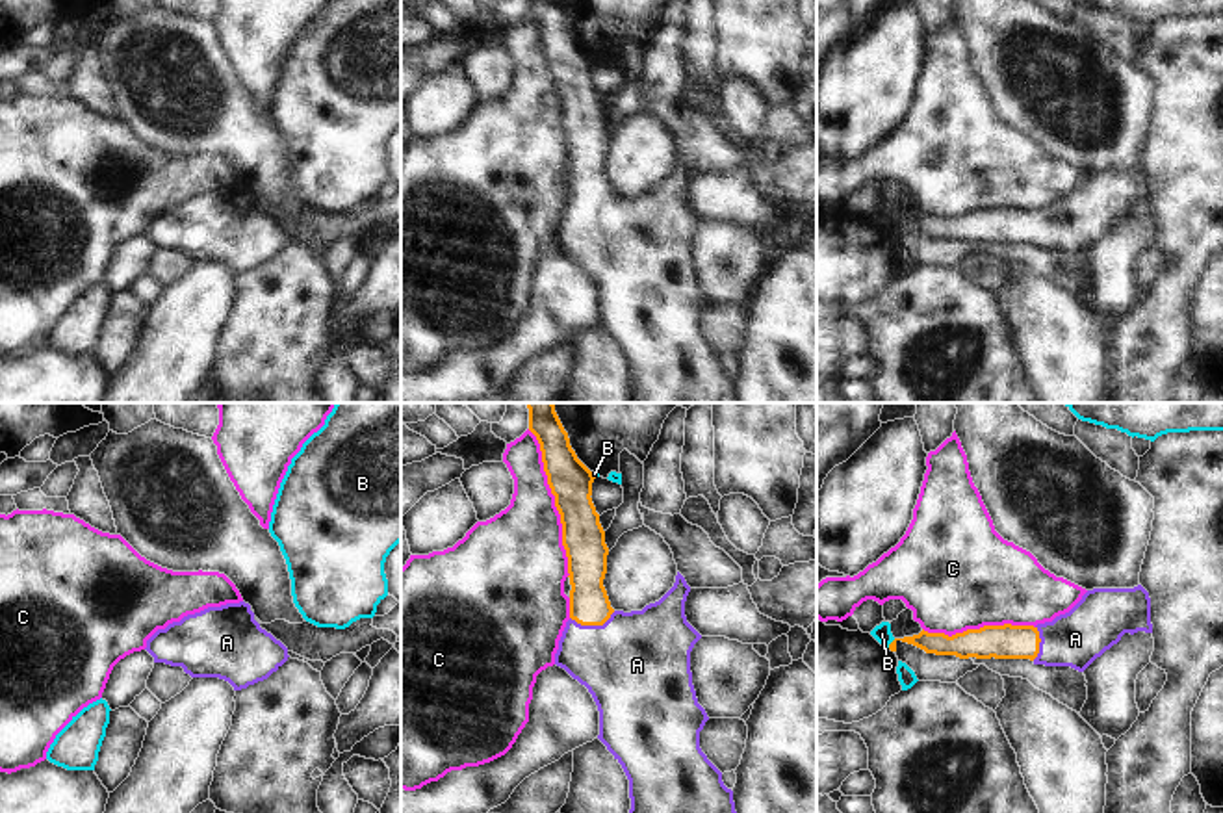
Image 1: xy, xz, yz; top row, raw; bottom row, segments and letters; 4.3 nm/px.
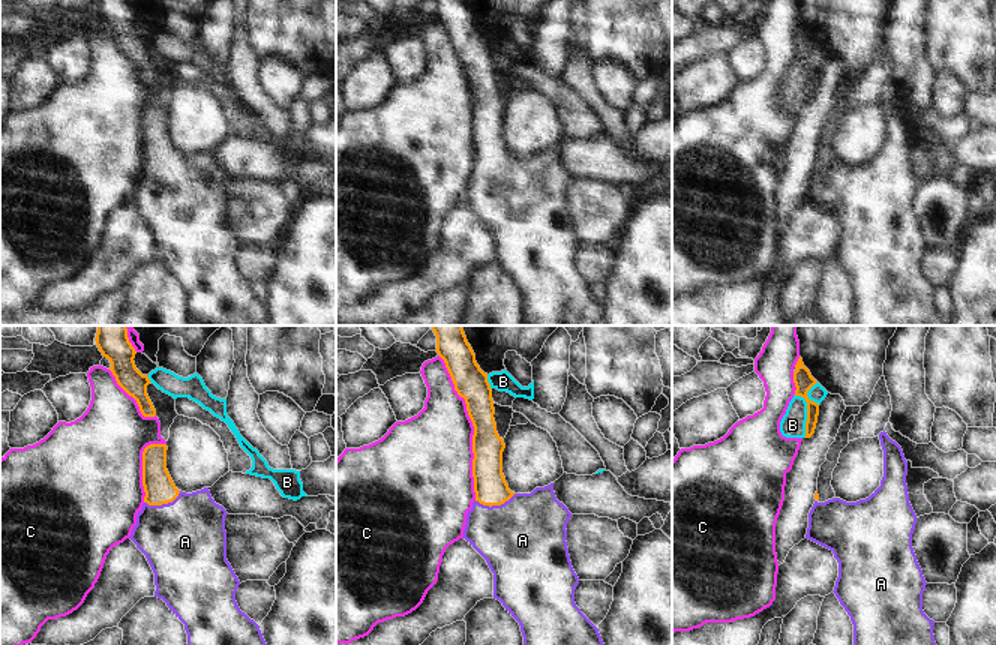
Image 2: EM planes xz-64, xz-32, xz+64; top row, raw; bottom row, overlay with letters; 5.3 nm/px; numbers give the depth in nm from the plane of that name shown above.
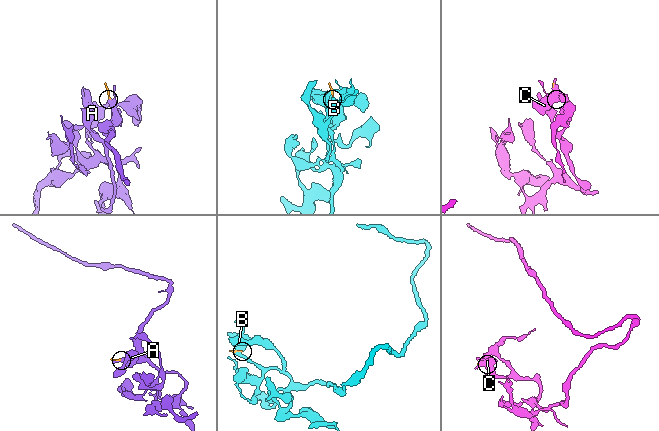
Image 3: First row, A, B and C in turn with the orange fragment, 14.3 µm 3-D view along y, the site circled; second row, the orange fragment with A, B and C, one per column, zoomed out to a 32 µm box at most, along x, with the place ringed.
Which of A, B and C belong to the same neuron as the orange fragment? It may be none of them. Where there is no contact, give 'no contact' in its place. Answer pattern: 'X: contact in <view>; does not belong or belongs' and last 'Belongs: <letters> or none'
A: contact in xz; belongs
B: contact in yz; does not belong
C: contact in xz; does not belong
Belongs: A

